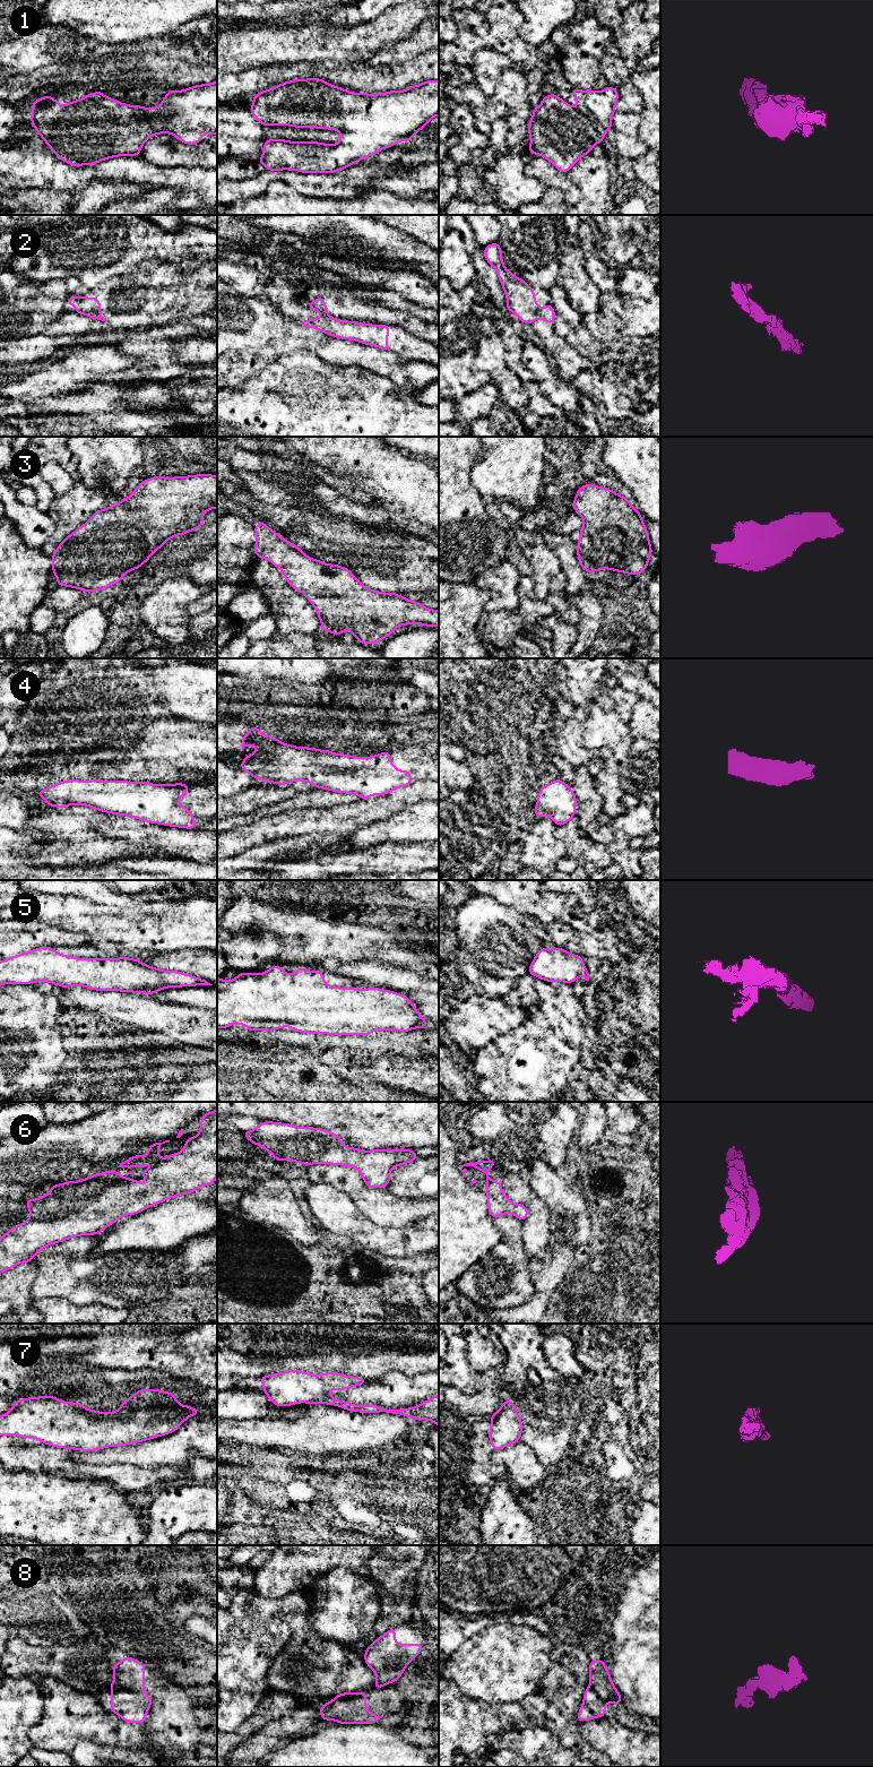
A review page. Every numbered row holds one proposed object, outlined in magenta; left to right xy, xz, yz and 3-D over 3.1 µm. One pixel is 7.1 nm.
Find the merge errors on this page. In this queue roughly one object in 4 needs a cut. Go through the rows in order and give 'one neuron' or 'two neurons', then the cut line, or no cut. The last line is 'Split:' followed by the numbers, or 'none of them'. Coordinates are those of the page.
1: one neuron; no cut
2: two neurons; cut in yz along (539, 310), (535, 318)
3: one neuron; no cut
4: one neuron; no cut
5: one neuron; no cut
6: one neuron; no cut
7: one neuron; no cut
8: two neurons; cut in xy along (112, 1690), (144, 1692)
Split: 2, 8

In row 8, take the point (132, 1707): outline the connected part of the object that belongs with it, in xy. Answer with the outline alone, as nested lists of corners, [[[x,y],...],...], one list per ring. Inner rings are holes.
[[[114,1690],[111,1693],[111,1712],[128,1723],[144,1723],[152,1703],[145,1692]]]

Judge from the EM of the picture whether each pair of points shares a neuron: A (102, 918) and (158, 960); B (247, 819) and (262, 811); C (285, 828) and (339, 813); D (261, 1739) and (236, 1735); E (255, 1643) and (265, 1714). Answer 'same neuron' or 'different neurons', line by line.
A: different neurons
B: same neuron
C: same neuron
D: different neurons
E: different neurons

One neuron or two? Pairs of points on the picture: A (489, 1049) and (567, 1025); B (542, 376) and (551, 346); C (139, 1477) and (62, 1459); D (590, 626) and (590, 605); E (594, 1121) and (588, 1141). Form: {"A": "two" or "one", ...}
{"A": "one", "B": "two", "C": "one", "D": "one", "E": "one"}

